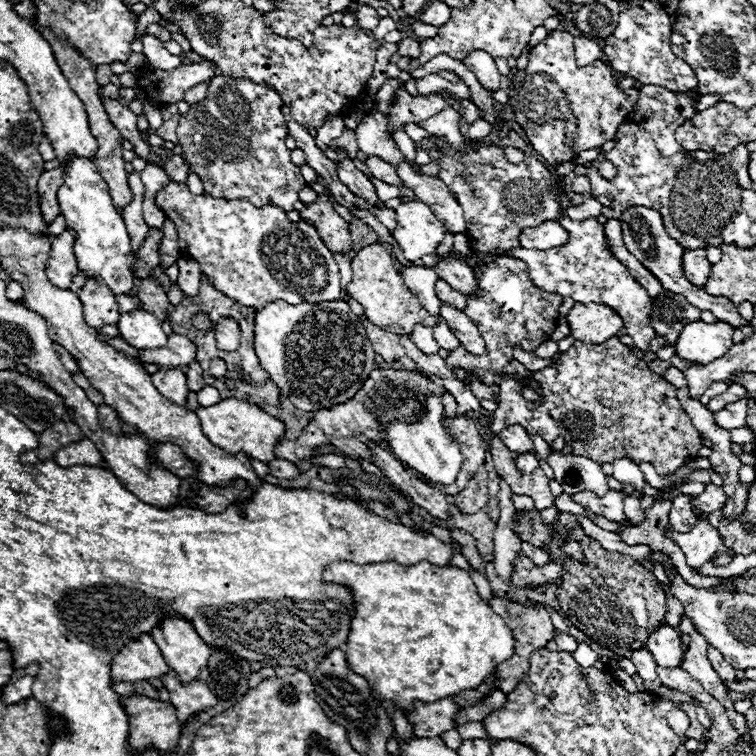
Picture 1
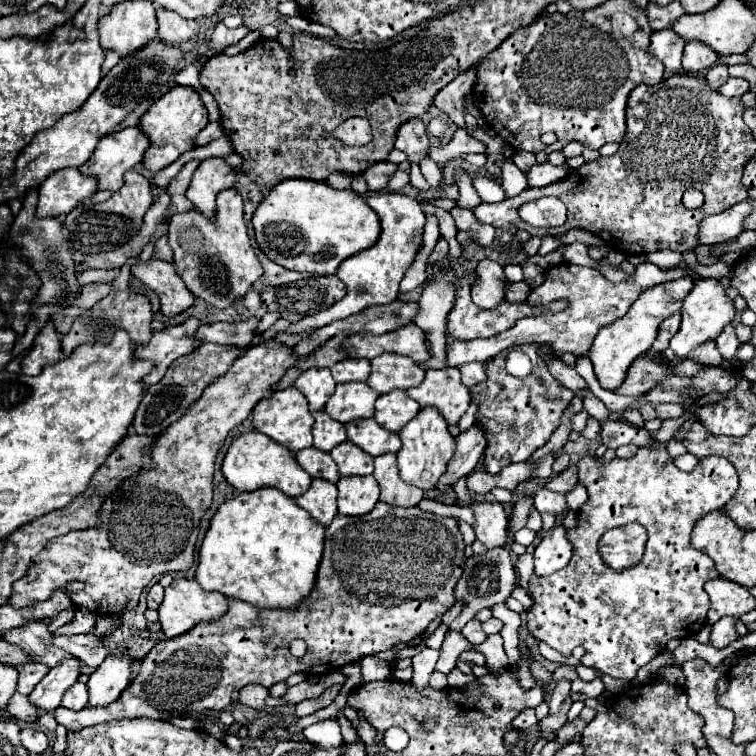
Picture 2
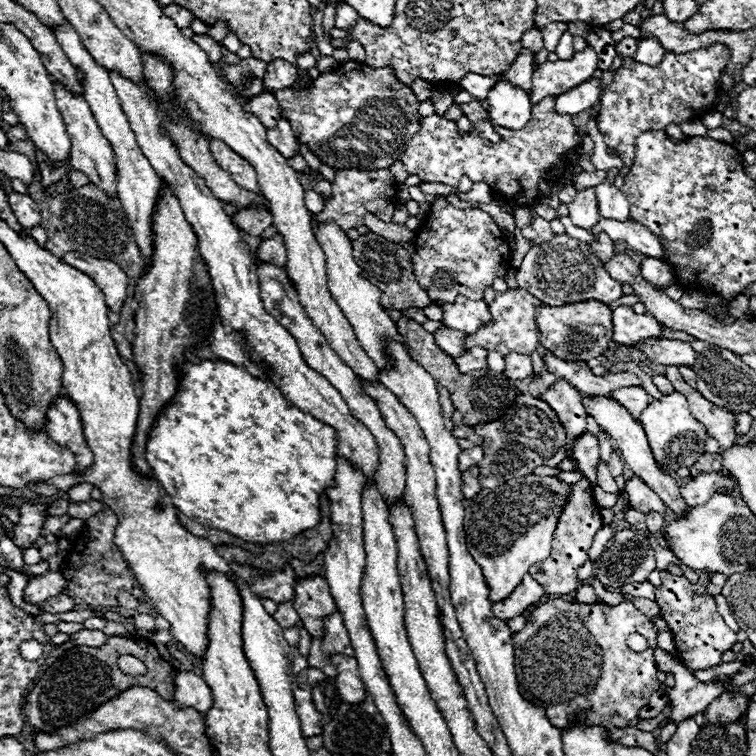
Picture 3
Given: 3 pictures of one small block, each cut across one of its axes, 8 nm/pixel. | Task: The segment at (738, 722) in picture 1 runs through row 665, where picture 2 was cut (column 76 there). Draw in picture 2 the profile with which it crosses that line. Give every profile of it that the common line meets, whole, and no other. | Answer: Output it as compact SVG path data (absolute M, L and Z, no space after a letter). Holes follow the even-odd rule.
M76 682L72 688L68 688L62 698L62 706L70 710L82 710L86 704L88 704L88 686L82 682Z

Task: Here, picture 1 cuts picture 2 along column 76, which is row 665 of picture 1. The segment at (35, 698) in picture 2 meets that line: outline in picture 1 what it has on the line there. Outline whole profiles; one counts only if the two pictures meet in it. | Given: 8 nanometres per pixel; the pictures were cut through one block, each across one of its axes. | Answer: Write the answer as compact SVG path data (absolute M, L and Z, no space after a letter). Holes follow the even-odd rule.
M662 624L660 628L656 628L656 632L652 632L652 636L648 636L644 646L654 654L658 666L664 666L664 668L682 666L684 650L676 628Z

